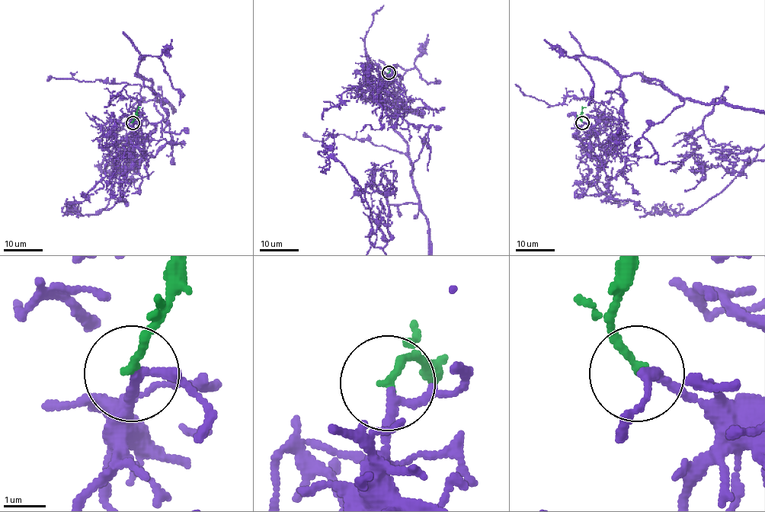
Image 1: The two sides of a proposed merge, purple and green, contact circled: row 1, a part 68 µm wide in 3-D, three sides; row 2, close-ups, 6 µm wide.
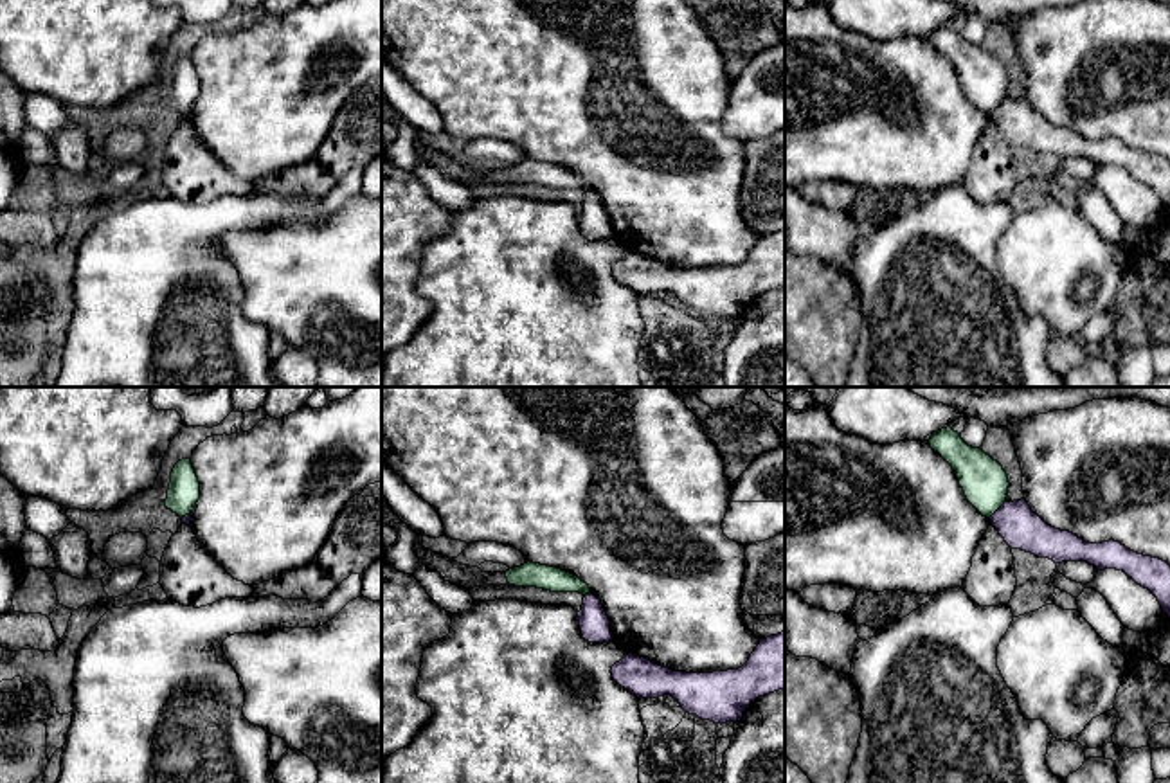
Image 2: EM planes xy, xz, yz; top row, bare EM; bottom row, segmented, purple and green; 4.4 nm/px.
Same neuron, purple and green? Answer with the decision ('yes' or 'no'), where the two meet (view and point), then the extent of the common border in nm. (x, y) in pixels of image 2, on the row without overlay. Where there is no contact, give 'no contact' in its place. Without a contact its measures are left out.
no; contact yz (999, 105); length 120 nm

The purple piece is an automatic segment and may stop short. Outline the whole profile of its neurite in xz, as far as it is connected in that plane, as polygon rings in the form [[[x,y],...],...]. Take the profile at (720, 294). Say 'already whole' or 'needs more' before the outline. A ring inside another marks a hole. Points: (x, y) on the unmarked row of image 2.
already whole; [[[785,229],[760,236],[738,266],[684,270],[628,250],[610,270],[637,295],[671,292],[686,310],[702,317],[740,319],[751,299],[785,284]]]

